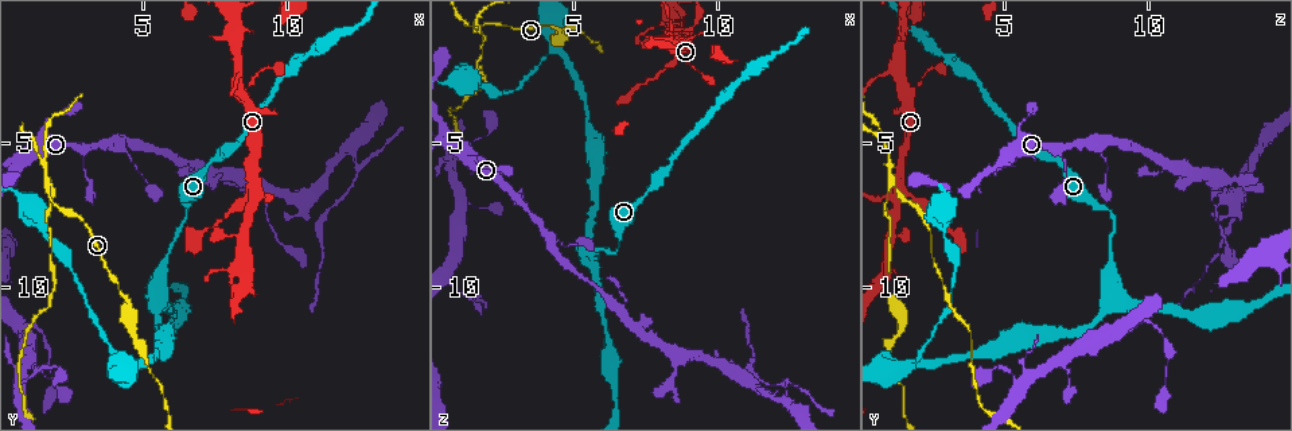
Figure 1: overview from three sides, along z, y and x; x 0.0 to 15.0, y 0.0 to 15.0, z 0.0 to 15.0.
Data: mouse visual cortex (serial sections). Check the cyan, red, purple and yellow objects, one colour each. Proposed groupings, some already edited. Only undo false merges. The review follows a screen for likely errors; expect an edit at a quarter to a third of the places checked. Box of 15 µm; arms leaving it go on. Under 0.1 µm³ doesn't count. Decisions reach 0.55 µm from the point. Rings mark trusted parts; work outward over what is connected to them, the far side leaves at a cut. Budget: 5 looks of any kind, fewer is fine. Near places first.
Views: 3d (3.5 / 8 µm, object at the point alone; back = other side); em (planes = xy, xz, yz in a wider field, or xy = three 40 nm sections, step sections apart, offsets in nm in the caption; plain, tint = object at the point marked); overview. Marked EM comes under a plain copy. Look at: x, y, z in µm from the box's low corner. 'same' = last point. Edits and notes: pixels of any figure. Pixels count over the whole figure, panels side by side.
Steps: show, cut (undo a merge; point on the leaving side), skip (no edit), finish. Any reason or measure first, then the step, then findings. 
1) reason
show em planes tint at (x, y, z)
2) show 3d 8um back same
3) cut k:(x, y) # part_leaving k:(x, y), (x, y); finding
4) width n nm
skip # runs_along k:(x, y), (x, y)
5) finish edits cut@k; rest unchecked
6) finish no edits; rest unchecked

three-way junction
show 3d 3.5um at (8.2, 2.4, 1.2)

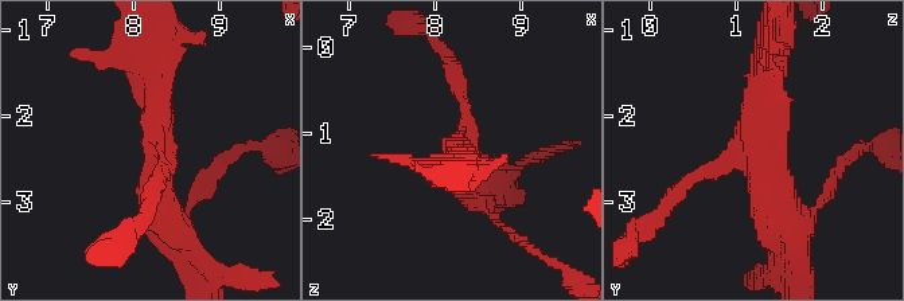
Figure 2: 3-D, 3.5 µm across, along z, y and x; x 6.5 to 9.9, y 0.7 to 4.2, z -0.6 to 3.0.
now the EM
show em planes tint at (8.30, 2.40, 1.25)

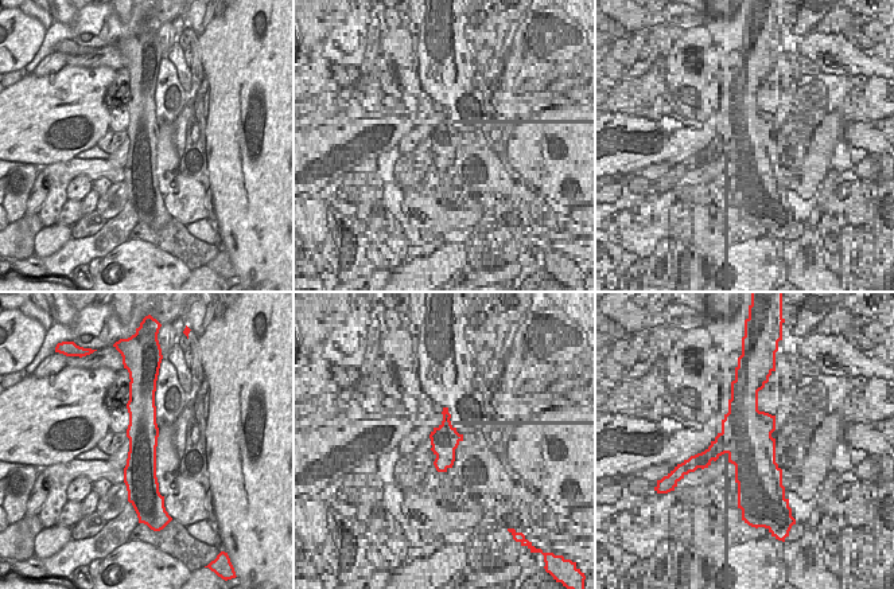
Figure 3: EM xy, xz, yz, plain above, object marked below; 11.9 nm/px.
skip # runs_along 3:(139, 400), (142, 475), (147, 486); all the same cell

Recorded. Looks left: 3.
sharp bend
show 3d 3.5um at (1.7, 6.5, 1.0)

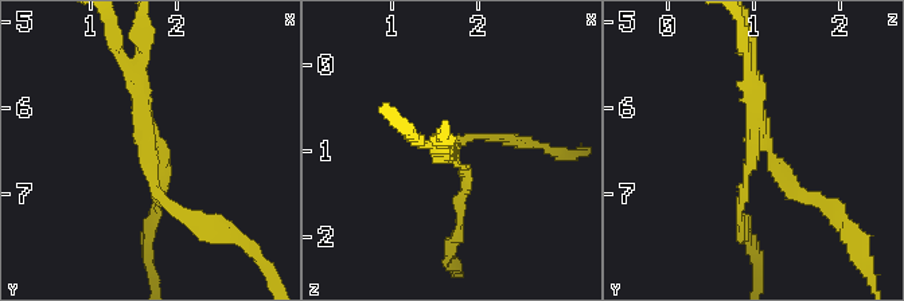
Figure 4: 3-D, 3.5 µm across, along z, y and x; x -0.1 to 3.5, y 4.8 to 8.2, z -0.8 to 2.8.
arms 3; arm_widths 150, 150, 200 nm; shape alone is not enough
show em xy step 1 tint at (1.70, 6.50, 1.10)

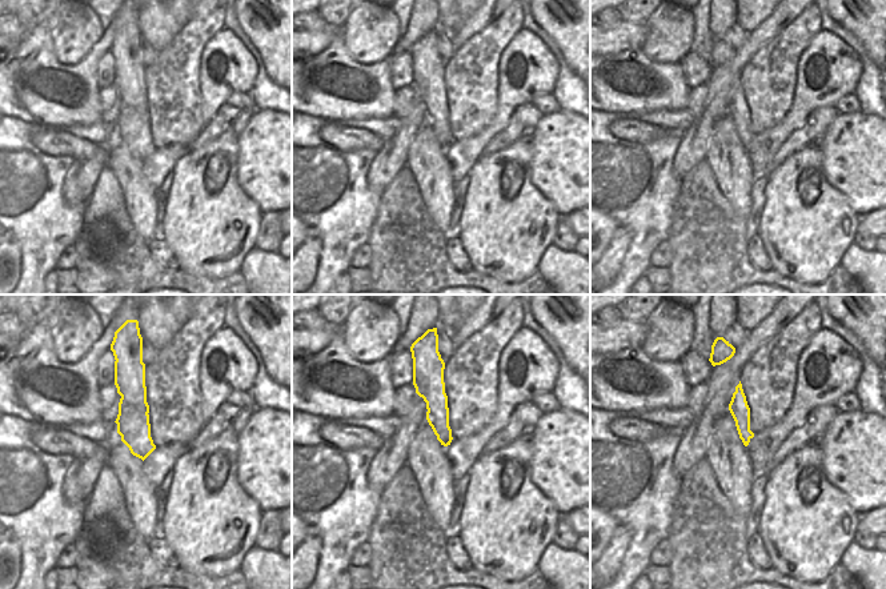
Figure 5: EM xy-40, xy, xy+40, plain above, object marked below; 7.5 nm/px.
cut 4:(795, 187) # part_leaving 4:(768, 151), (850, 237); a second cell is stuck on

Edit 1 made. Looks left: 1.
finish edits cut@4; rest unchecked

